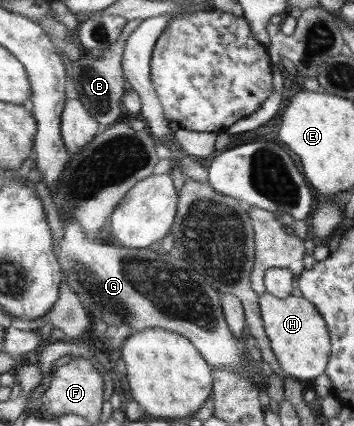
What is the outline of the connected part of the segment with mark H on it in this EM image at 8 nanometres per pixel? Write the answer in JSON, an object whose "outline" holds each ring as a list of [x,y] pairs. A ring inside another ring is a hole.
{"outline":[[[265,291],[258,296],[258,305],[271,350],[283,372],[296,379],[311,380],[325,373],[331,354],[328,327],[316,306],[302,296],[280,299]]]}

